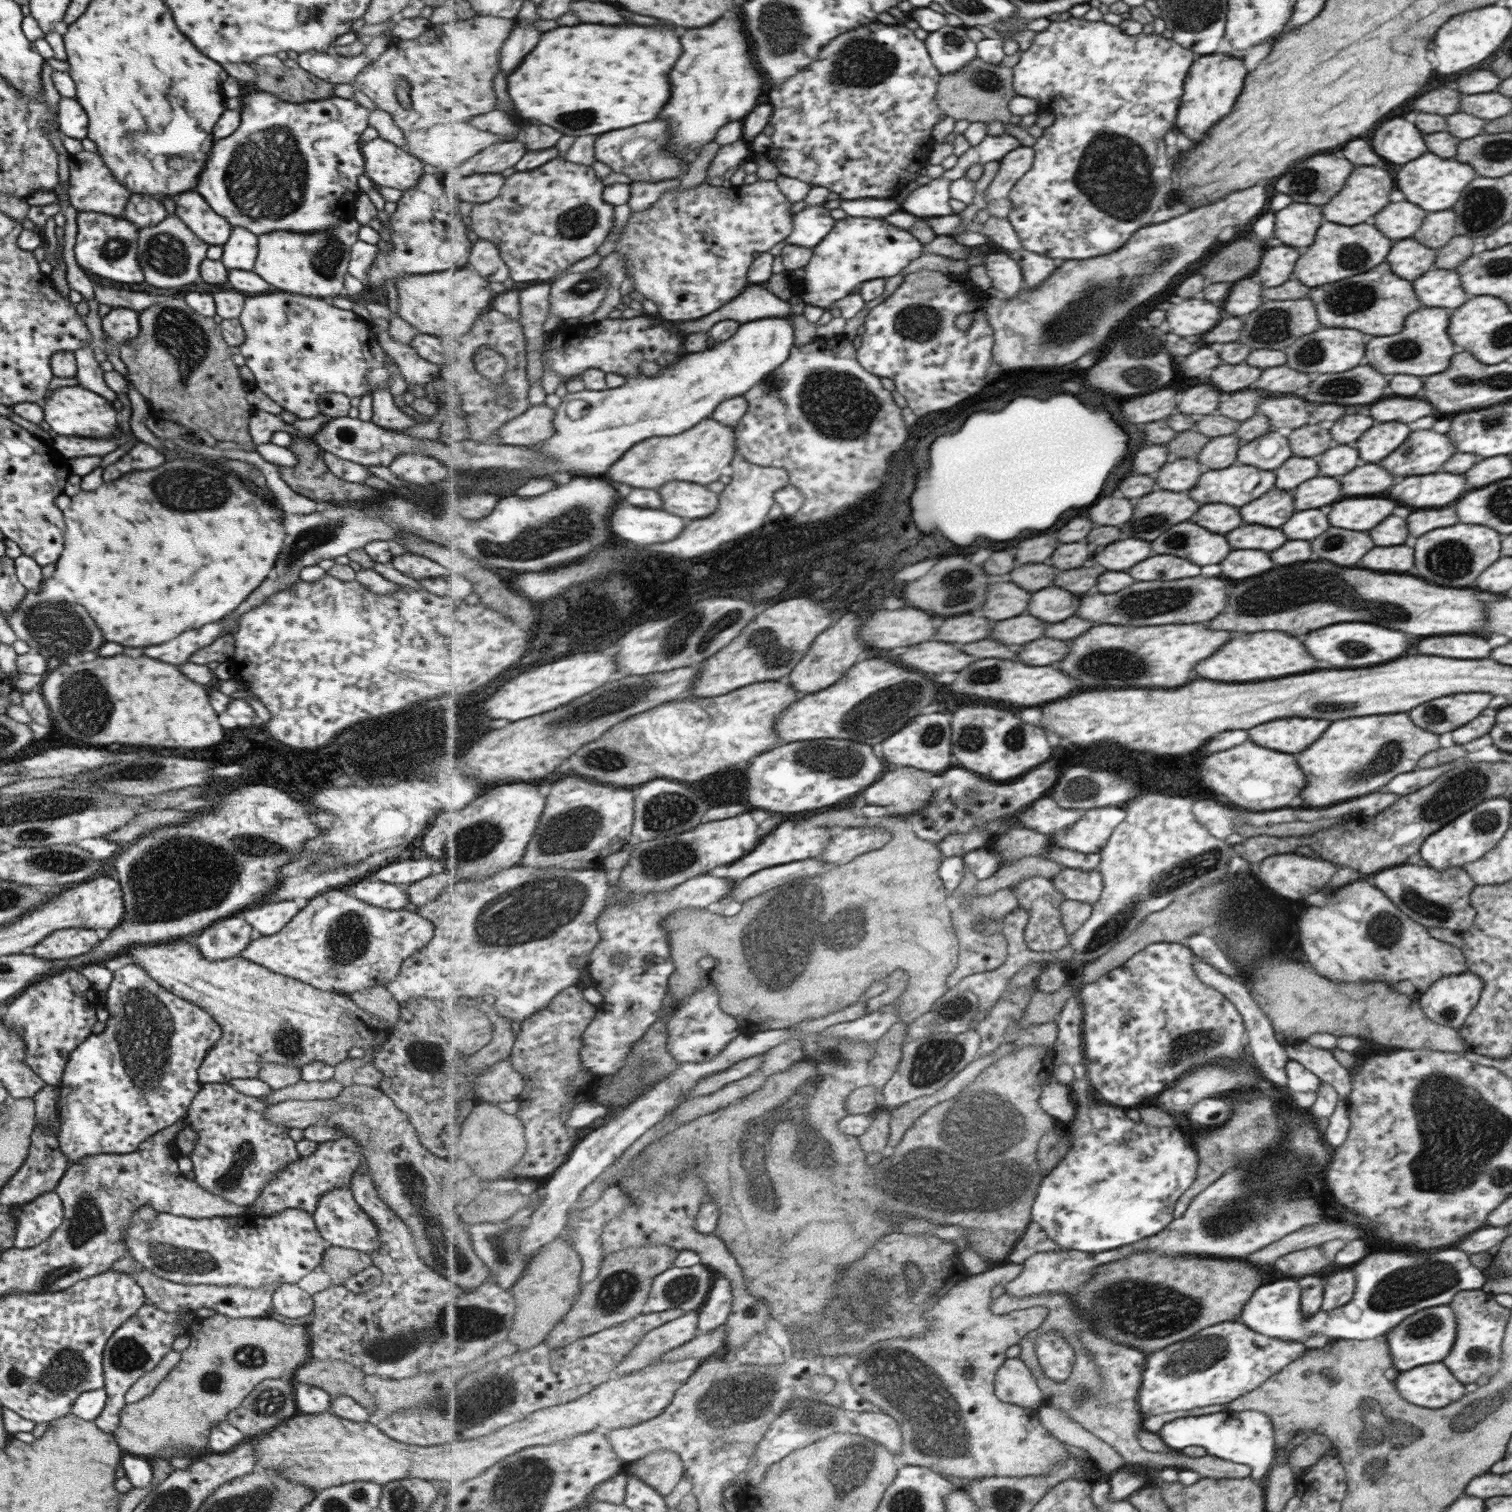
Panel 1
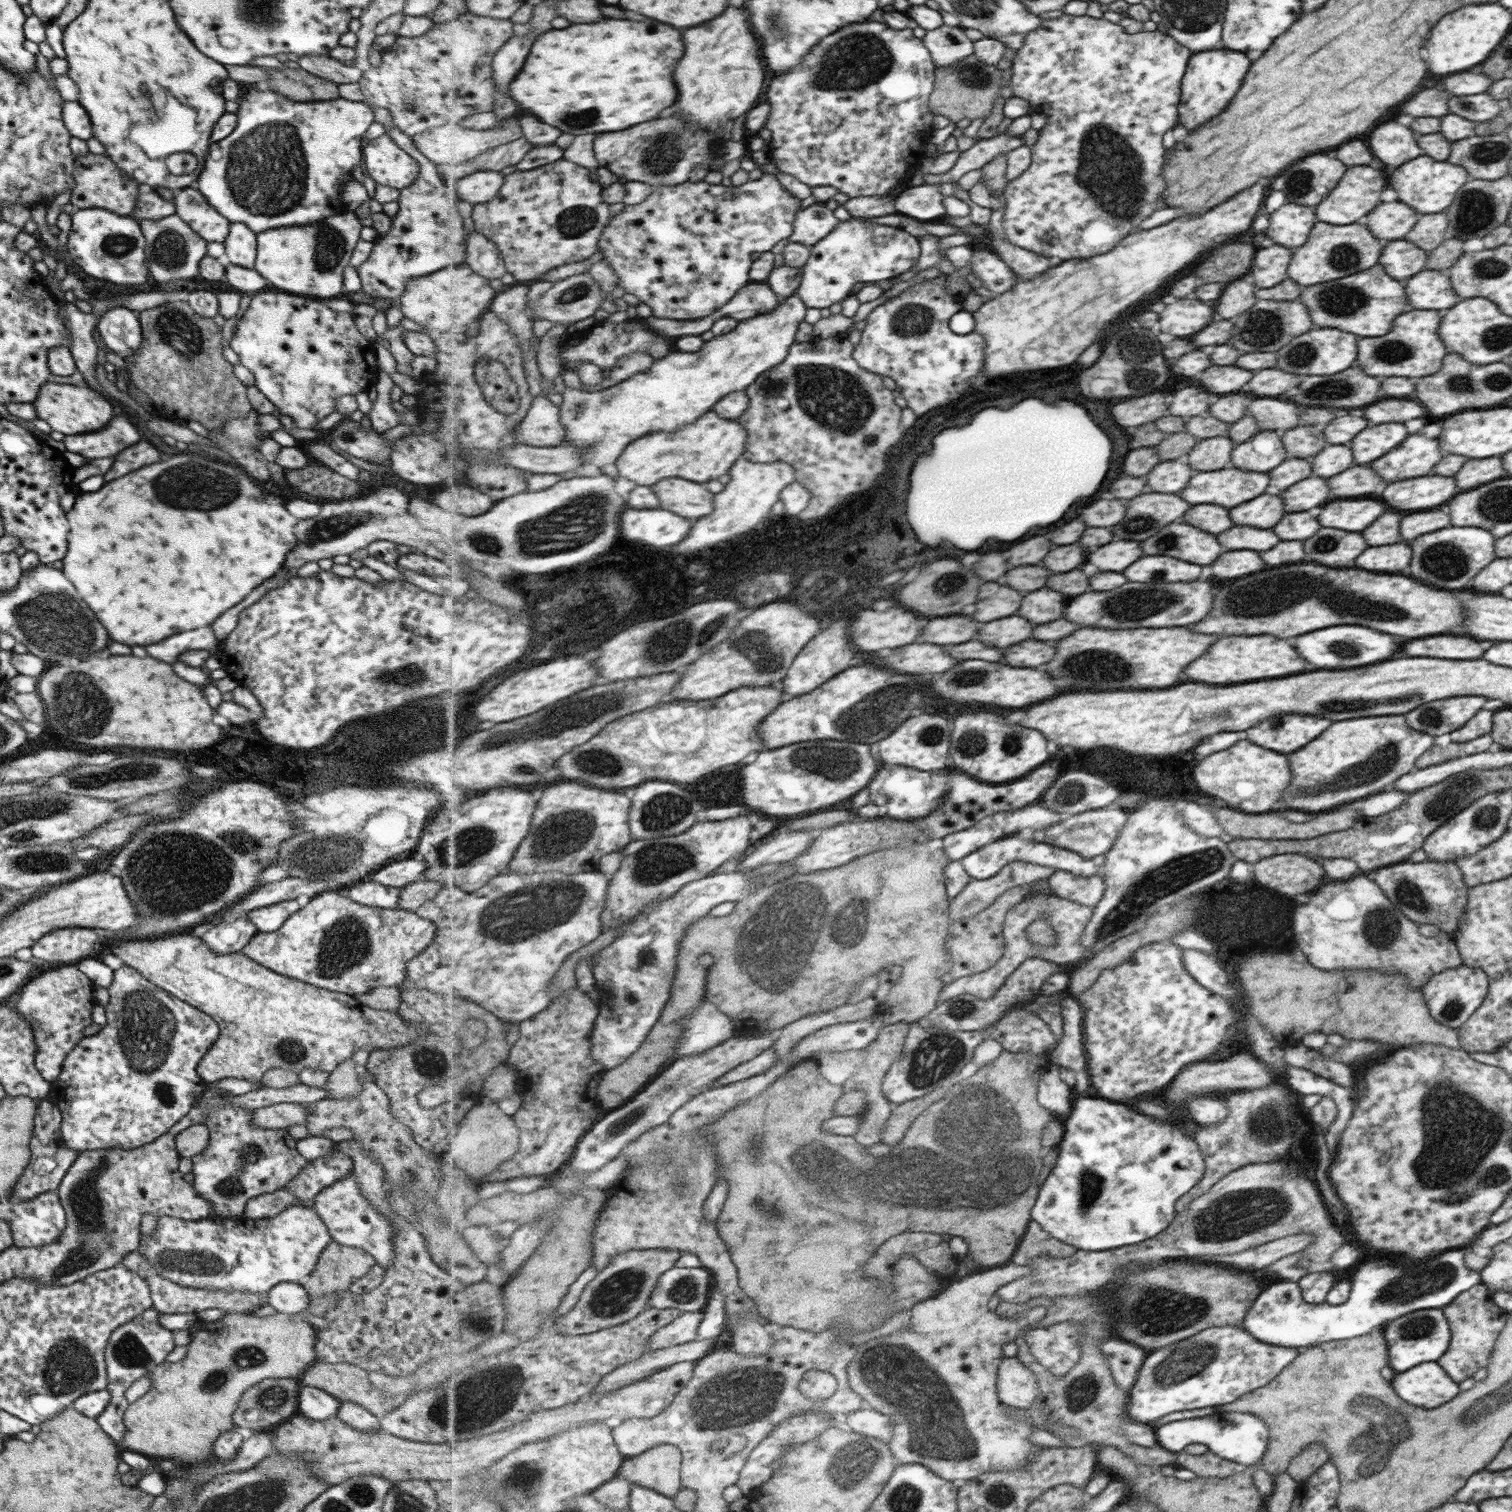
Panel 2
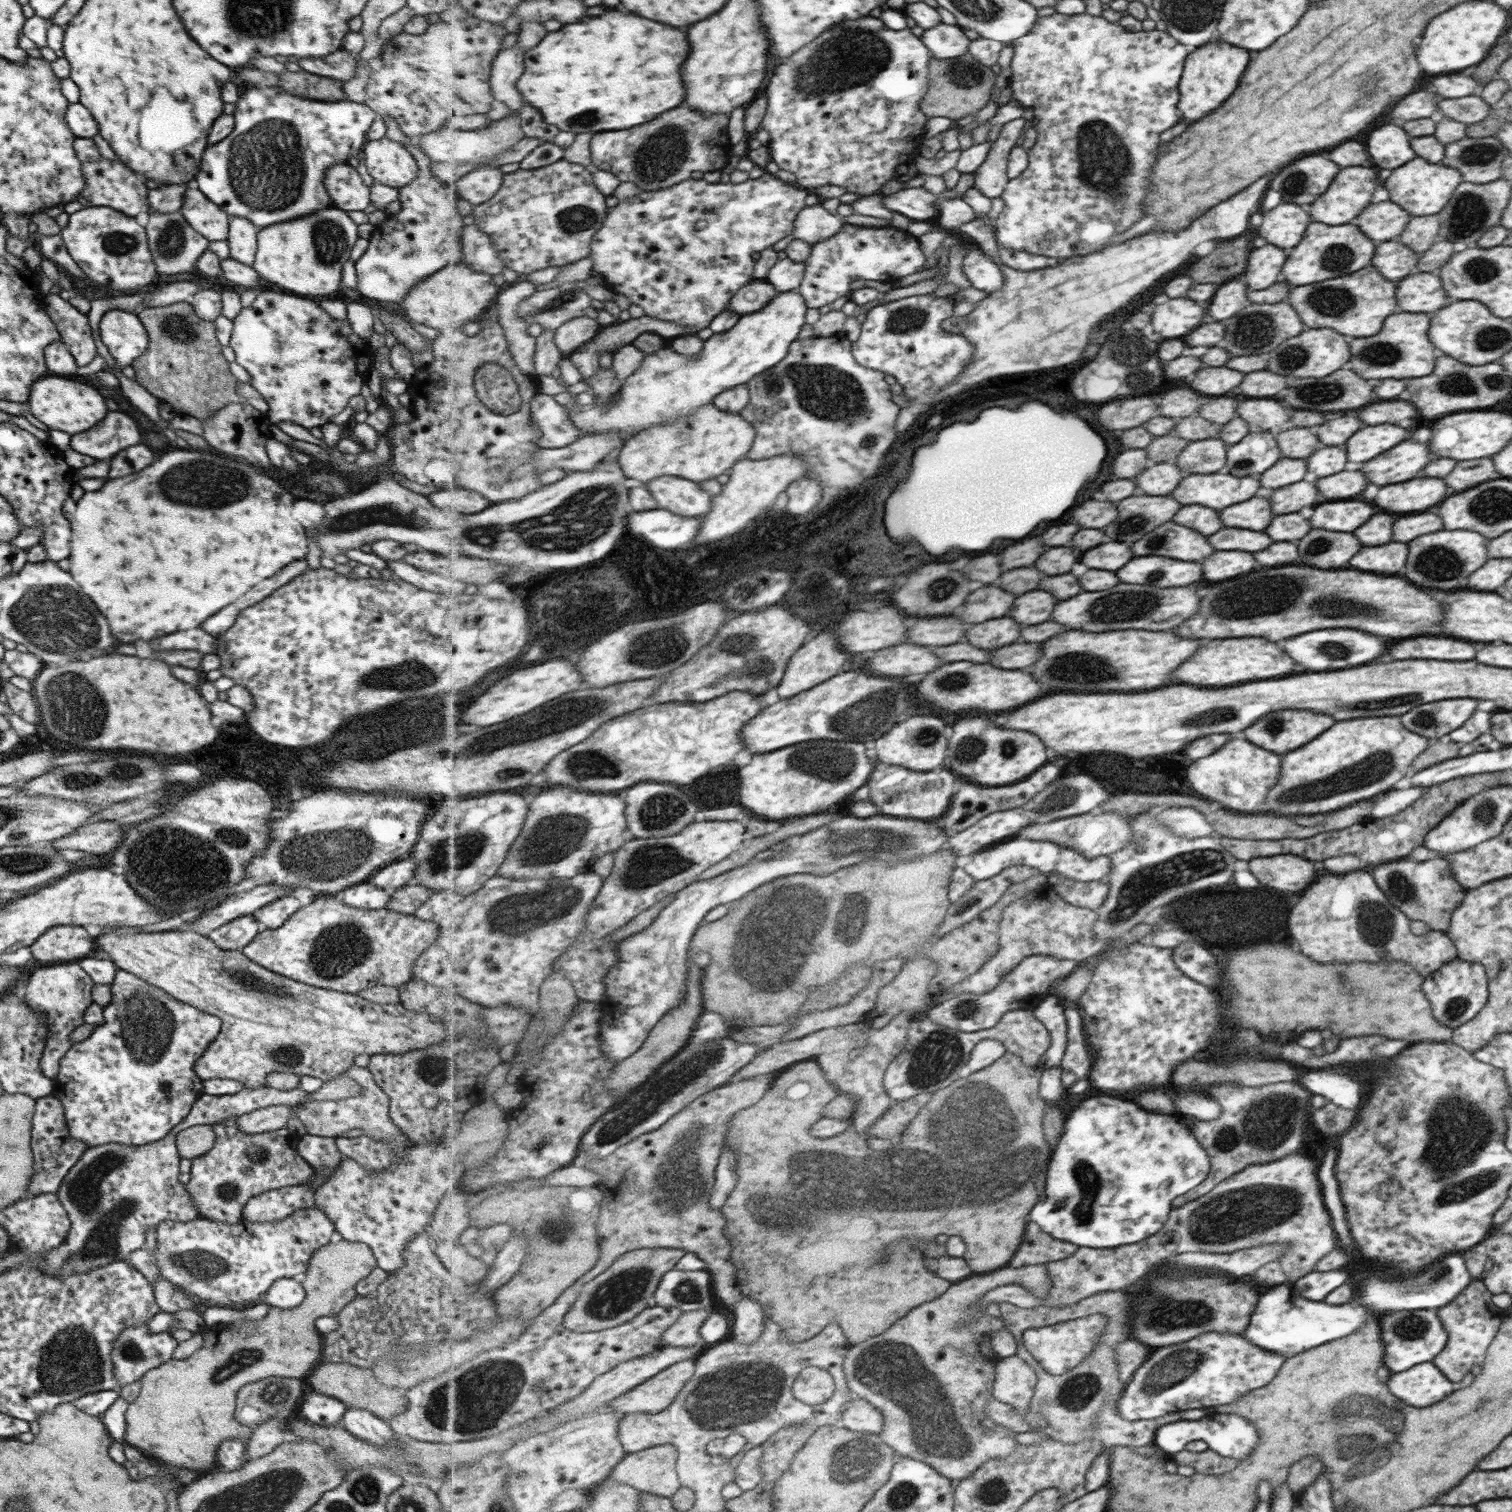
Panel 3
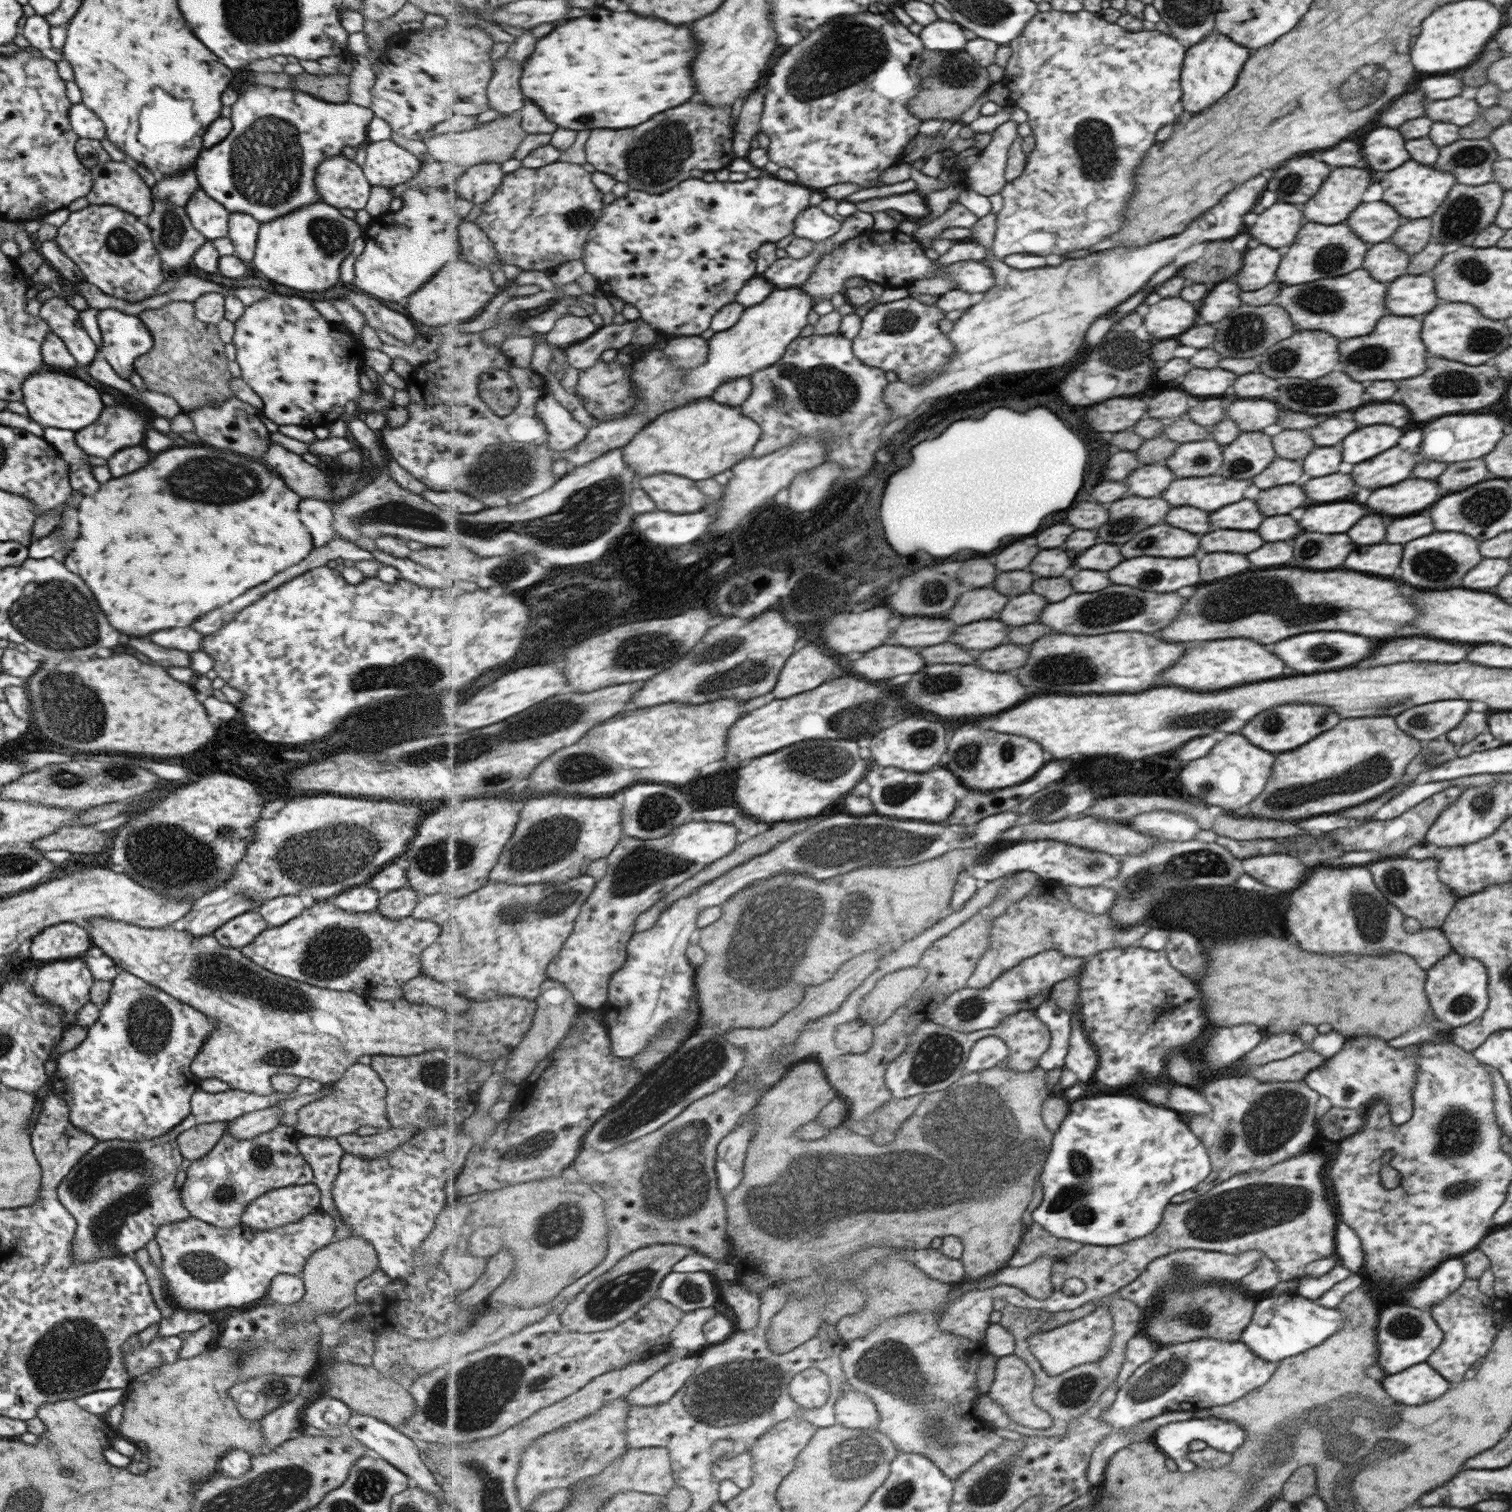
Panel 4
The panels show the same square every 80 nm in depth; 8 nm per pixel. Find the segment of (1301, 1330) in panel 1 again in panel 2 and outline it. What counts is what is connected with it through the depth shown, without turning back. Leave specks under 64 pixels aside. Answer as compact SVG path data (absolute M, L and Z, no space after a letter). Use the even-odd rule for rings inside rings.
M1451 1249L1403 1268L1391 1260L1373 1258L1363 1262L1350 1283L1350 1296L1338 1305L1309 1304L1300 1296L1296 1282L1274 1282L1261 1290L1254 1304L1247 1308L1242 1328L1255 1340L1285 1348L1307 1348L1329 1340L1345 1340L1367 1334L1373 1328L1383 1331L1390 1320L1411 1311L1442 1308L1463 1291L1481 1283L1481 1277L1465 1262L1465 1251Z

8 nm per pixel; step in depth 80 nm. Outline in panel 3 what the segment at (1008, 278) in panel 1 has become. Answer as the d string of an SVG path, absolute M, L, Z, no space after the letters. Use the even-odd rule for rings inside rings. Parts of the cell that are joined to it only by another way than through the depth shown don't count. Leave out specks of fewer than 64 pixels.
M980 249L969 252L963 263L963 270L973 288L988 294L1003 288L1006 281L1002 267Z

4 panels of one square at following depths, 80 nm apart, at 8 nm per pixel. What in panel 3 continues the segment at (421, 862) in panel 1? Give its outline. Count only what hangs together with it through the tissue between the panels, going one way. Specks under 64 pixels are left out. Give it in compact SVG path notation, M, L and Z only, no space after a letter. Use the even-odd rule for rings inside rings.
M402 857L373 873L367 882L377 888L394 891L413 882L414 868L417 866L410 857Z

